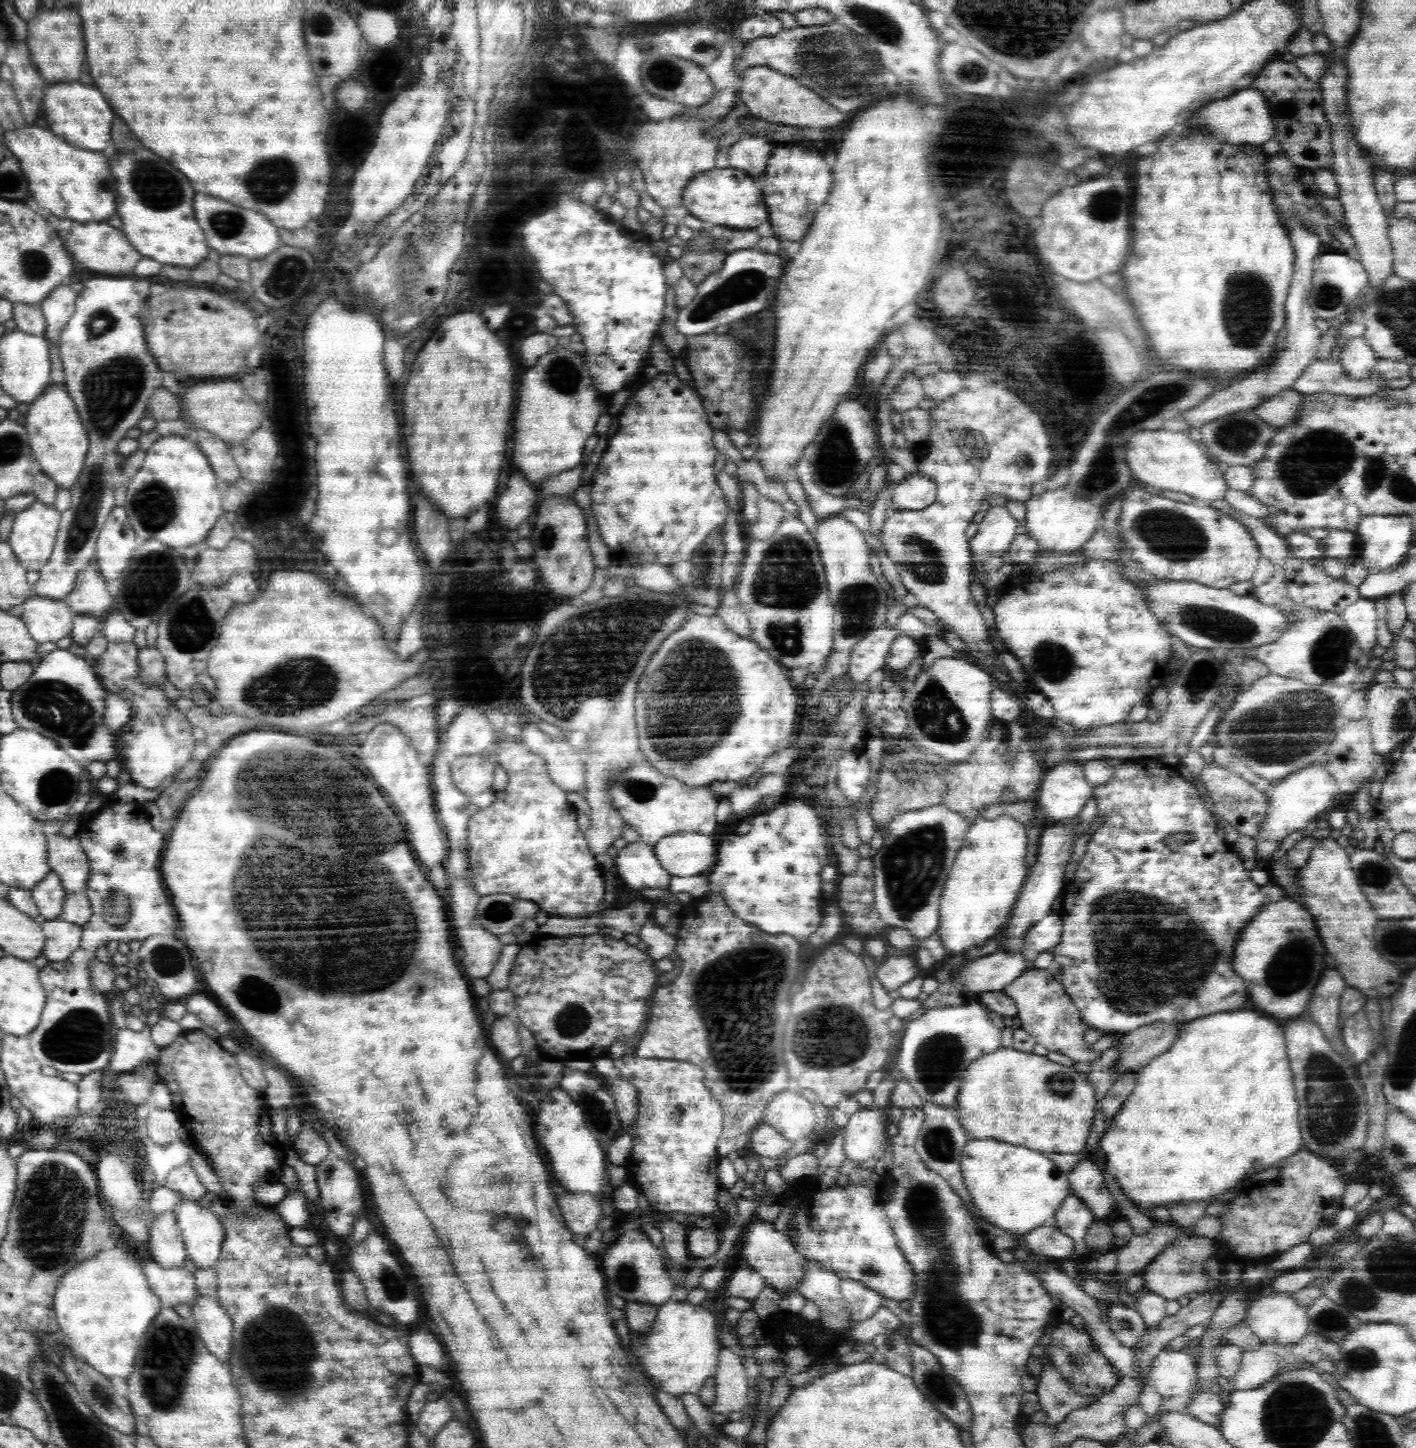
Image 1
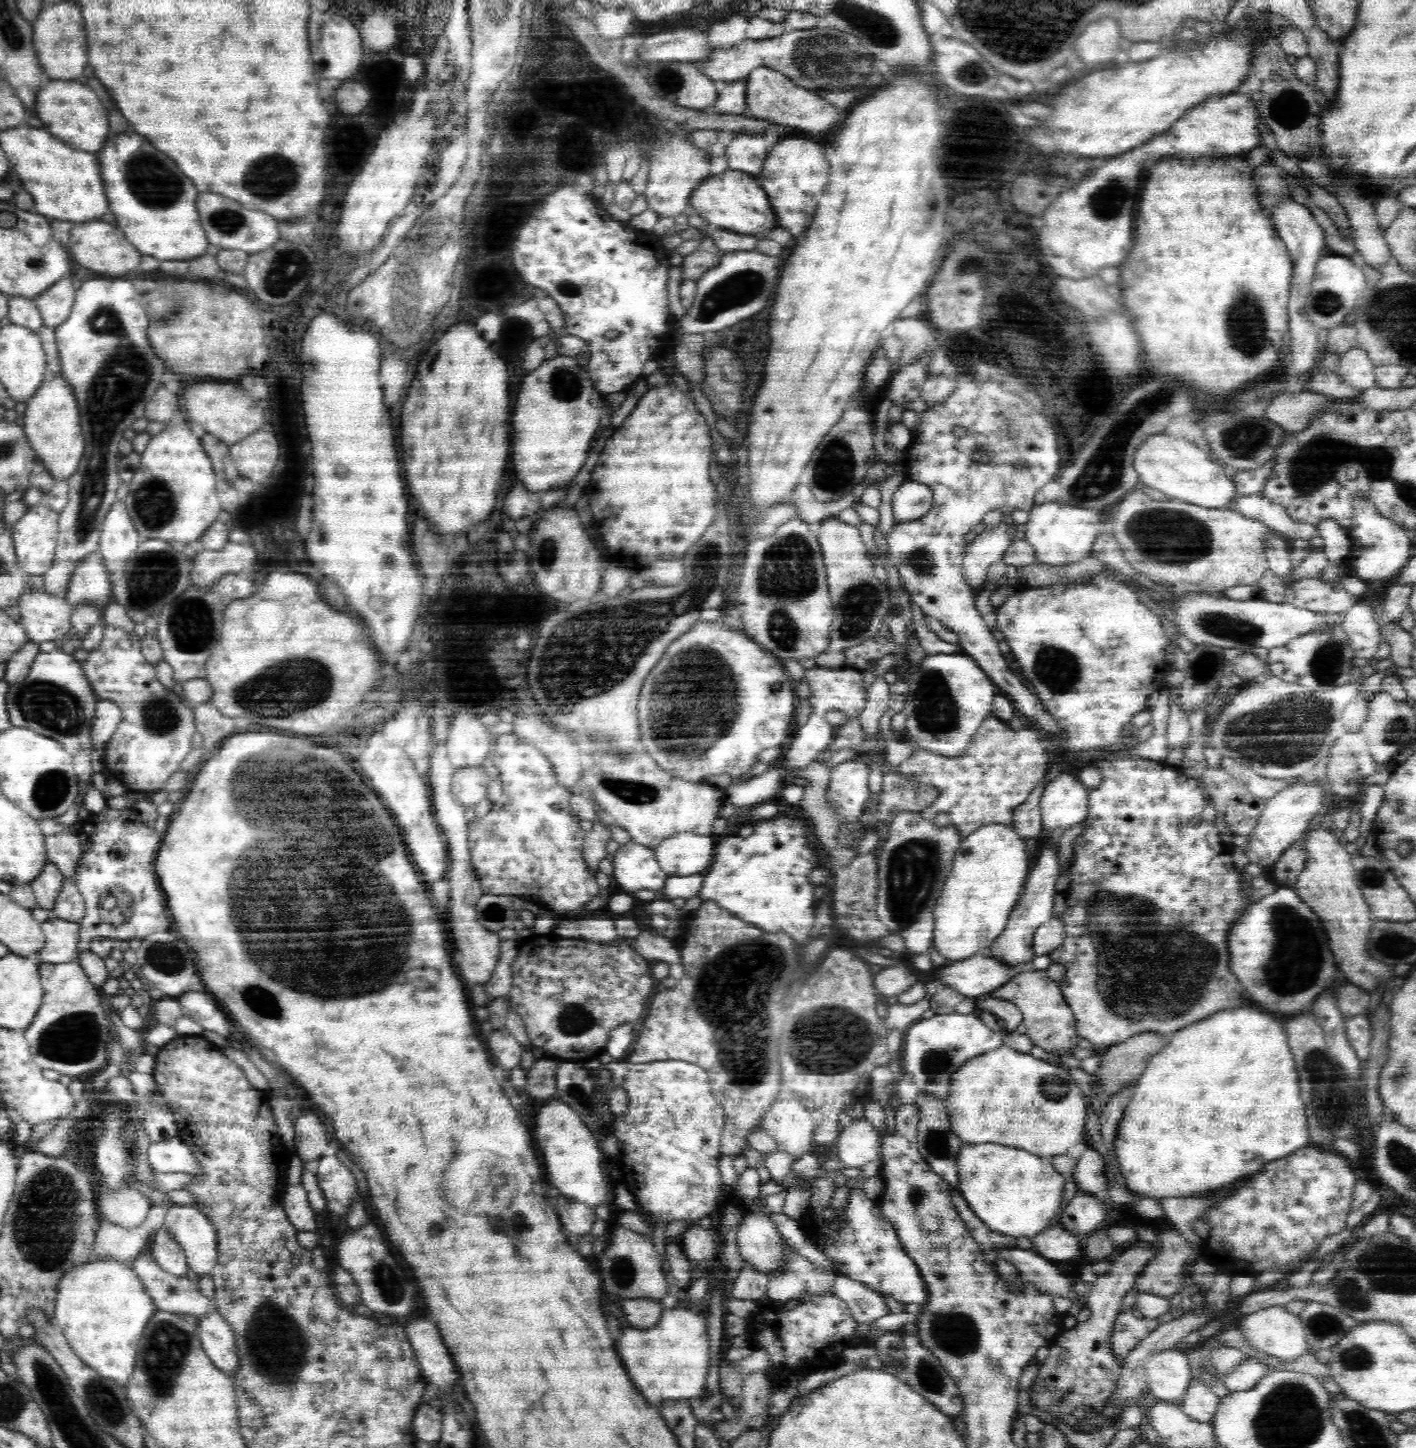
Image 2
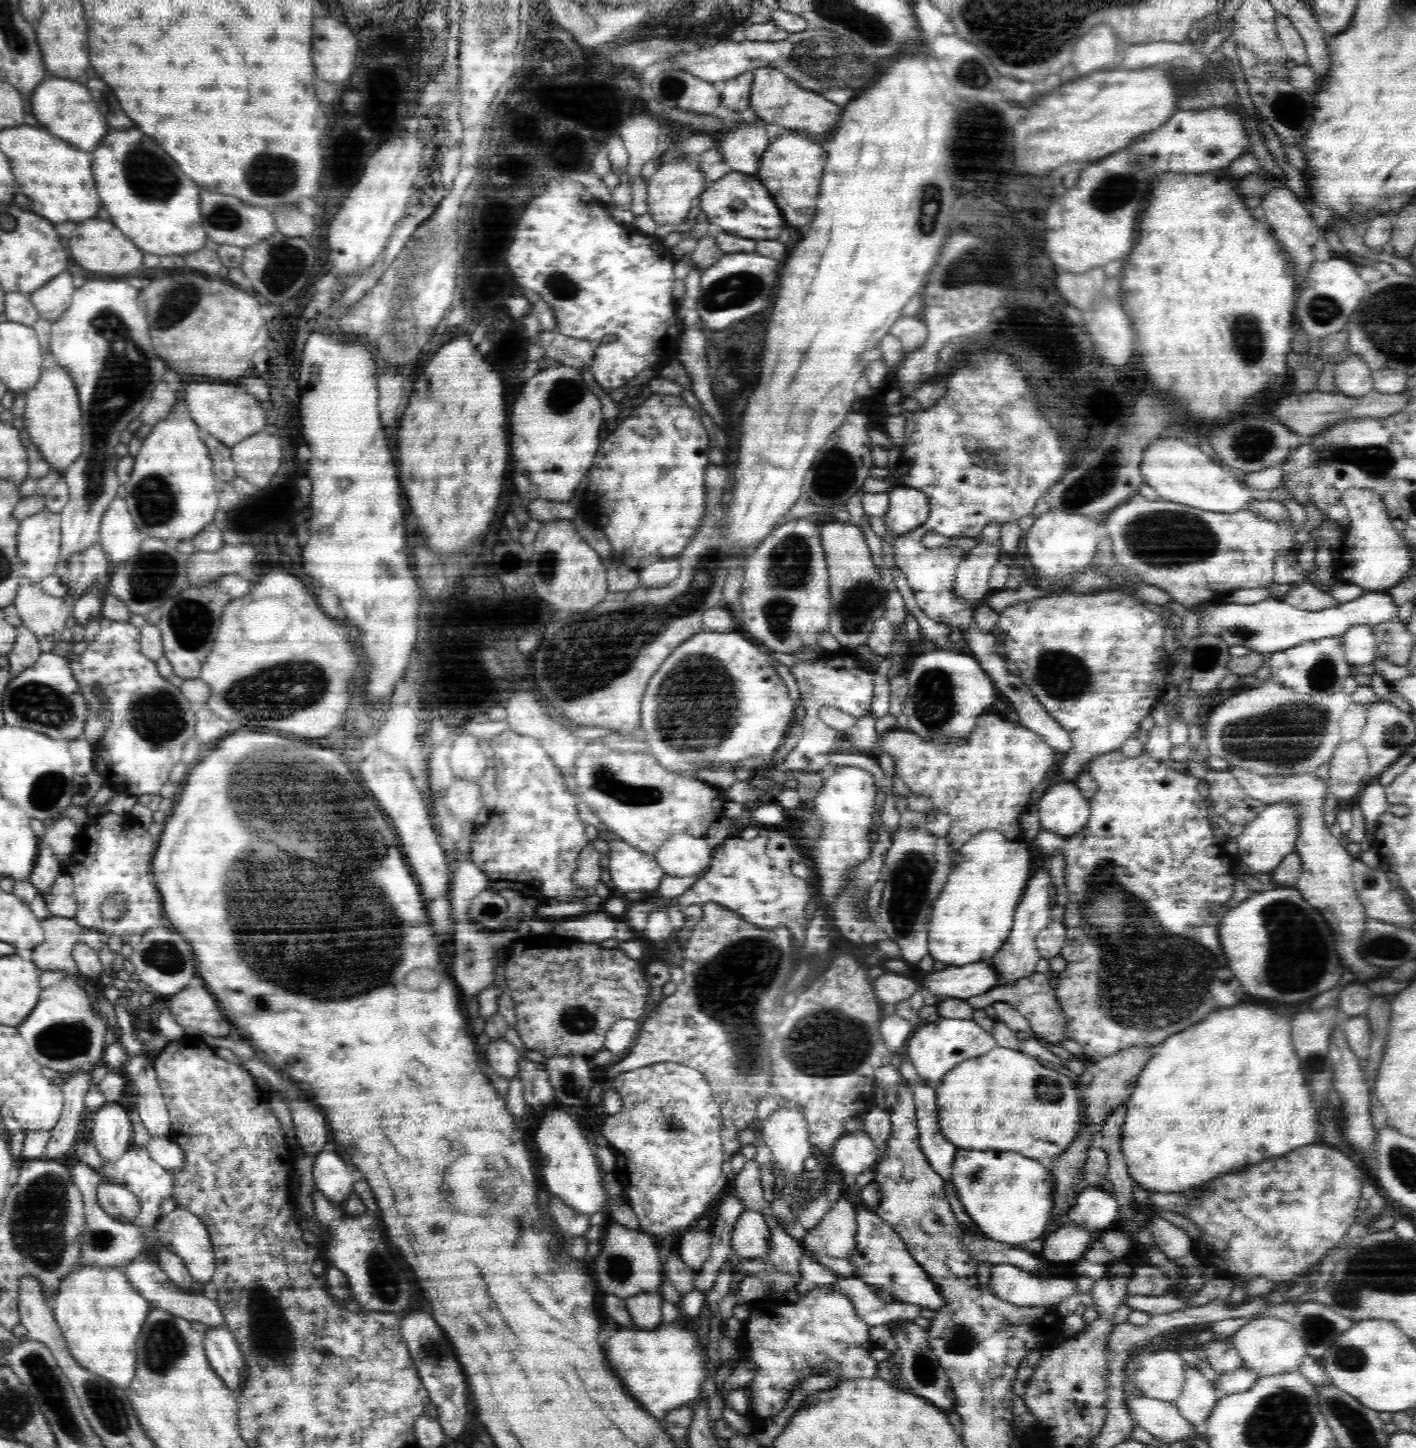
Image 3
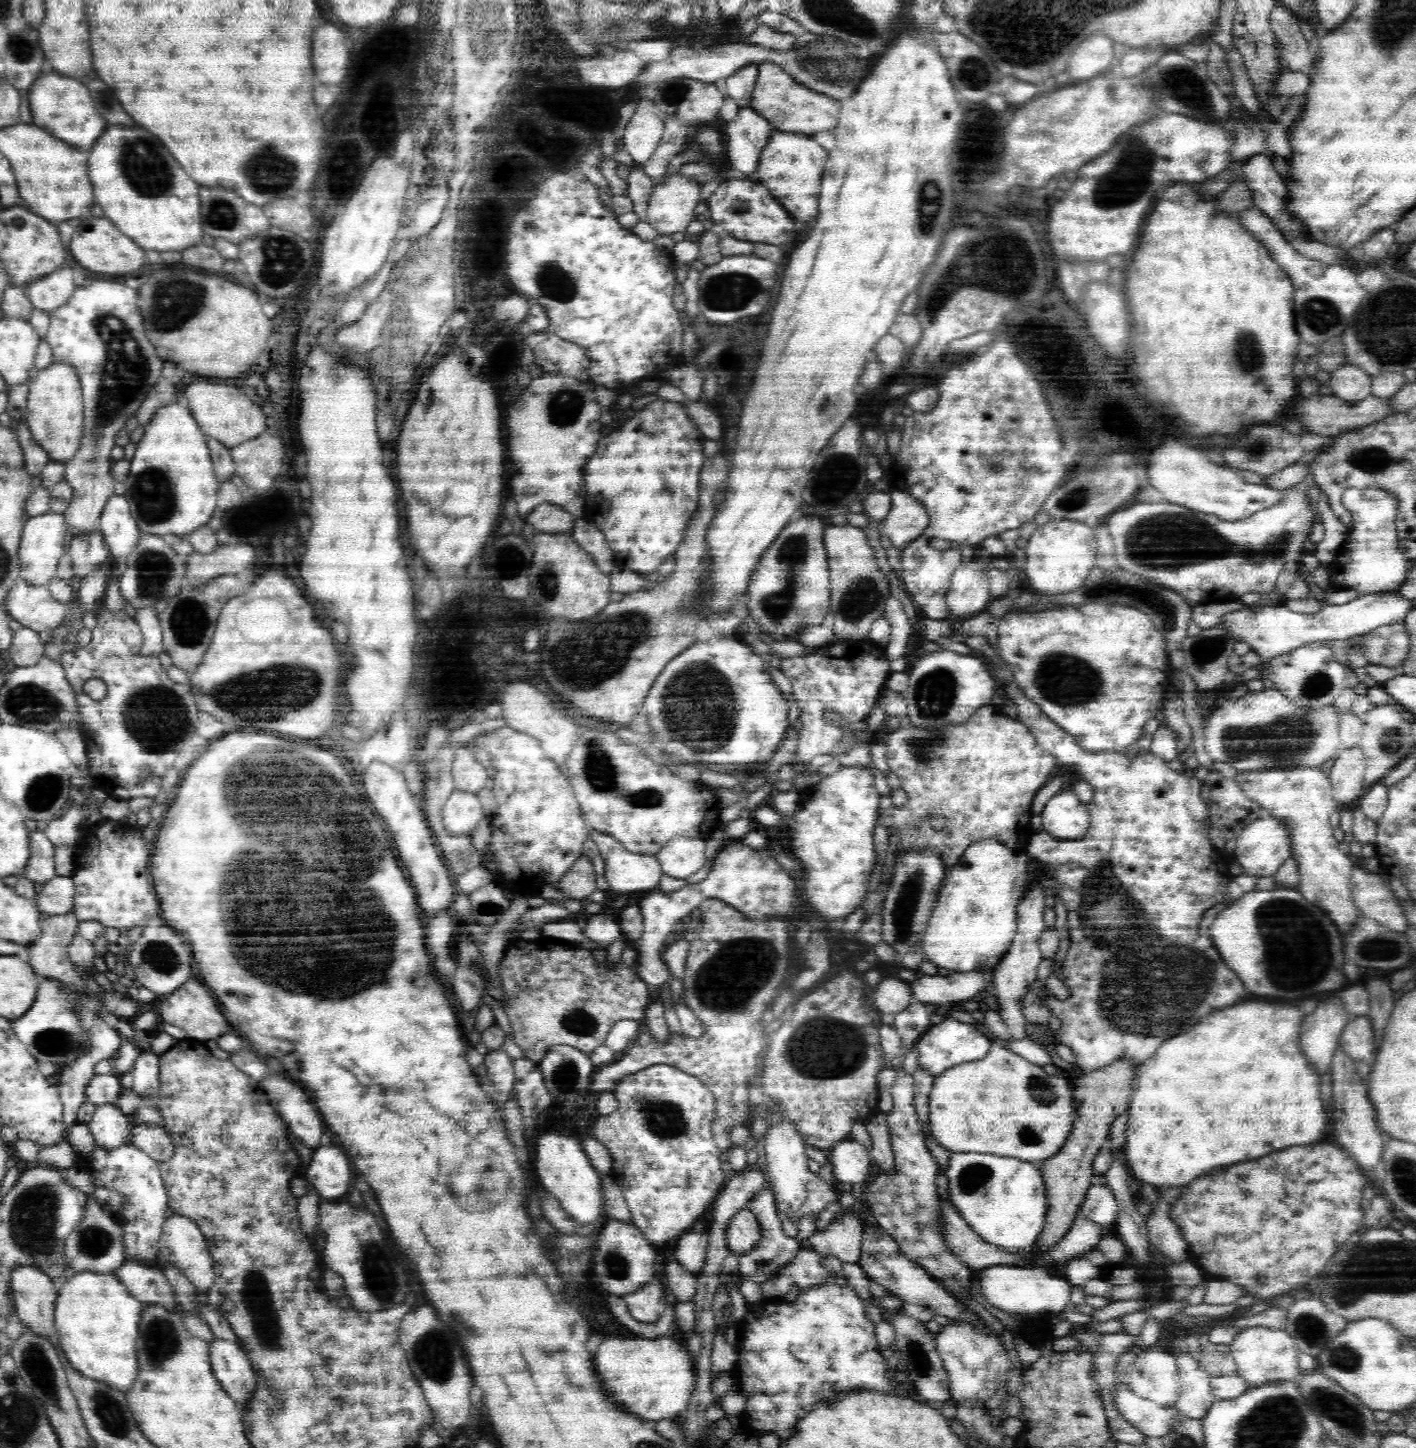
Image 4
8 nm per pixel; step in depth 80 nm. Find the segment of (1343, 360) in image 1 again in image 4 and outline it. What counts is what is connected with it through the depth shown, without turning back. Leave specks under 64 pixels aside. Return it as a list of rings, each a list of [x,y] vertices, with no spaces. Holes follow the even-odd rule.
[[[1345,363],[1330,374],[1333,394],[1348,402],[1360,402],[1371,395],[1372,375],[1357,364]]]

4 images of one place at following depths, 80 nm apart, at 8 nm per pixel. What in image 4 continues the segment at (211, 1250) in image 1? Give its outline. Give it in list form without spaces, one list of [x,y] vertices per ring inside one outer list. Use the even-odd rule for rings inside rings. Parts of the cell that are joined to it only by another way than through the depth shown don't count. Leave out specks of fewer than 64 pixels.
[[[178,1214],[168,1217],[164,1222],[157,1245],[159,1246],[160,1258],[180,1270],[180,1273],[196,1287],[199,1296],[203,1297],[203,1294],[214,1284],[214,1261],[207,1240],[196,1221]]]

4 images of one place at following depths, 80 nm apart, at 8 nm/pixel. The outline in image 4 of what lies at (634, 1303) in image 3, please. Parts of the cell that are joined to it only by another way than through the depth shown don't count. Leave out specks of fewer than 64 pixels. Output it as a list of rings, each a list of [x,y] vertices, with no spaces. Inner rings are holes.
[[[662,1261],[659,1262],[657,1278],[654,1278],[651,1283],[643,1284],[634,1292],[621,1296],[627,1304],[628,1312],[638,1322],[655,1323],[670,1305],[666,1301],[663,1277],[660,1272],[662,1263]]]

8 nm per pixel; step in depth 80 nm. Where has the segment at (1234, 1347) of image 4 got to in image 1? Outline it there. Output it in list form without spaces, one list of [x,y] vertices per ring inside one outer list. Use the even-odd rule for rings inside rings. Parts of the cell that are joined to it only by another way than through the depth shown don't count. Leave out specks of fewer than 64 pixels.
[[[1276,1292],[1250,1304],[1248,1312],[1243,1320],[1245,1324],[1256,1334],[1261,1344],[1272,1344],[1277,1342],[1282,1346],[1292,1346],[1302,1342],[1302,1338],[1307,1334],[1307,1306],[1300,1306],[1294,1300],[1294,1293]]]

